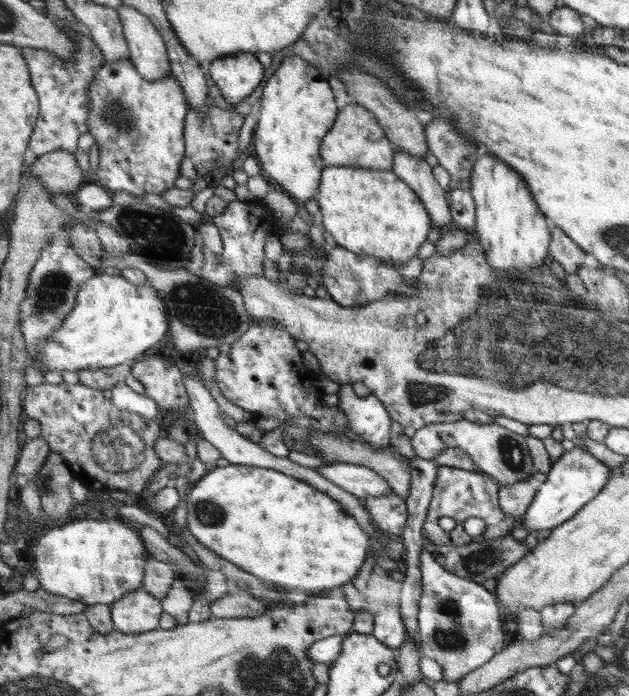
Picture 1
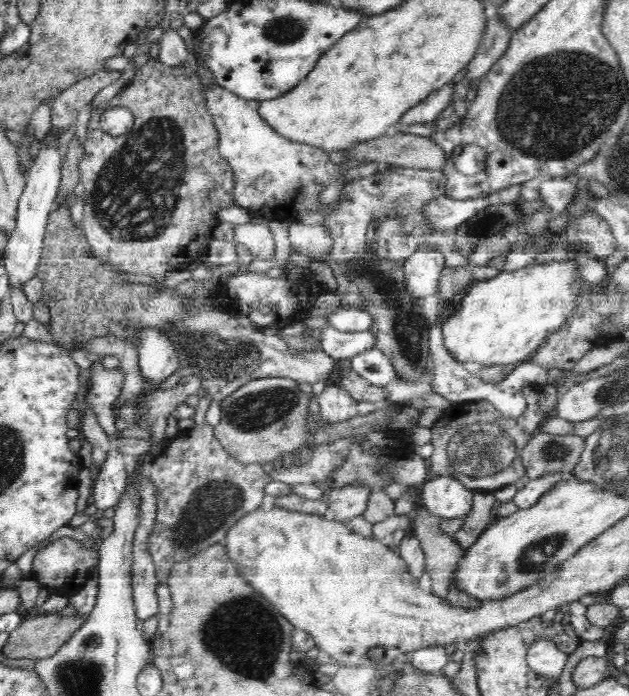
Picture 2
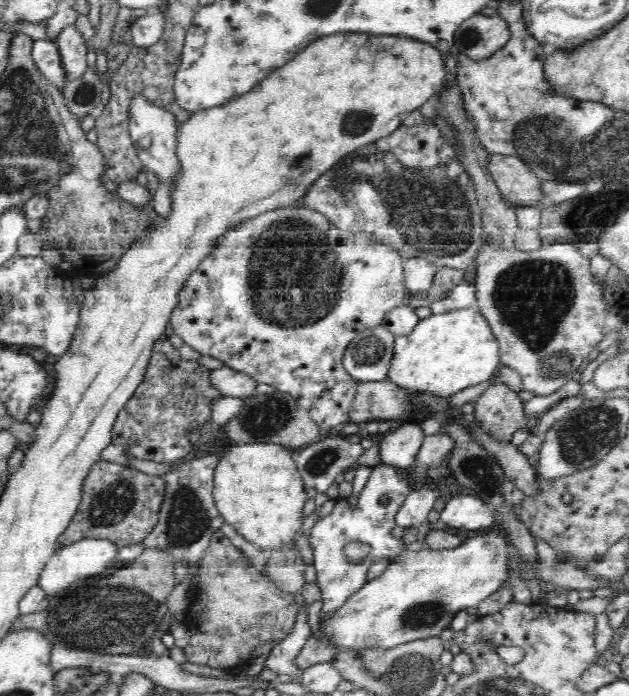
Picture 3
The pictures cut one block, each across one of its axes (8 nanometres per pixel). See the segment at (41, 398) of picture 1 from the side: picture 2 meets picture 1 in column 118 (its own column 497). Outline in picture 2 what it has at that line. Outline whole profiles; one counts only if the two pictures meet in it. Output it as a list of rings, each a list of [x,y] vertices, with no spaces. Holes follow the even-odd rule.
[[[530,384],[522,388],[527,408],[516,419],[504,417],[490,402],[482,400],[453,404],[444,410],[442,417],[431,428],[430,443],[434,446],[430,457],[432,474],[458,479],[475,492],[495,492],[522,478],[525,468],[518,460],[519,450],[549,417],[538,405],[542,387],[542,384]]]

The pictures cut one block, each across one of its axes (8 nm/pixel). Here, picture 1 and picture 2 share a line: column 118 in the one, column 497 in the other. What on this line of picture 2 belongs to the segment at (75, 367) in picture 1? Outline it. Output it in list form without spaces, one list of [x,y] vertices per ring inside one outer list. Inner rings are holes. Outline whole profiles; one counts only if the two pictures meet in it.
[[[560,260],[548,264],[530,264],[525,268],[498,274],[495,278],[477,281],[471,284],[468,294],[464,296],[462,310],[458,310],[444,326],[444,345],[450,354],[459,362],[470,368],[477,369],[488,365],[516,366],[522,360],[528,360],[530,354],[538,350],[538,346],[546,340],[551,331],[558,330],[566,318],[574,314],[574,306],[578,300],[579,279],[582,274],[578,270],[577,262]]]

